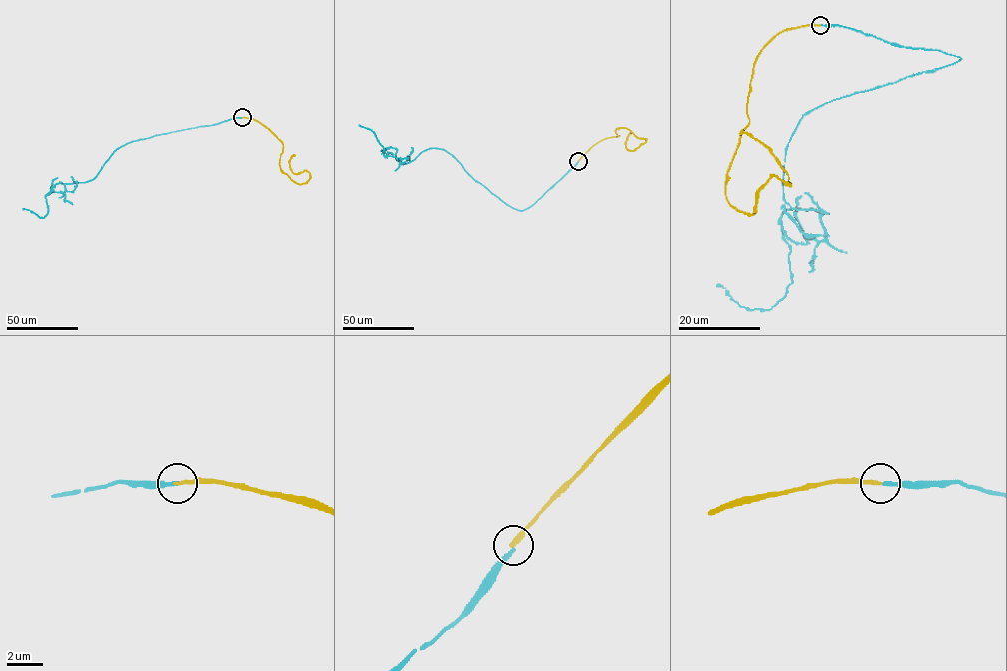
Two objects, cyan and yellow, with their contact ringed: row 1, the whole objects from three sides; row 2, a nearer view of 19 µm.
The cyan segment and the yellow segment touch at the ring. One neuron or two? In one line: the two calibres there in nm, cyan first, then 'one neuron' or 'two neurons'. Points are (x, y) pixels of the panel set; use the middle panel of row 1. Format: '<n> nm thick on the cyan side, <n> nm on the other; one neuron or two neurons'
200 nm thick on the cyan side, 200 nm on the other; two neurons

